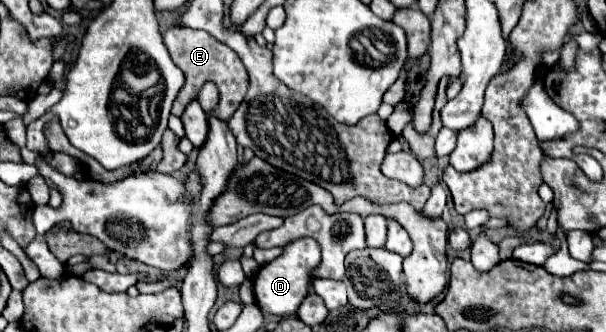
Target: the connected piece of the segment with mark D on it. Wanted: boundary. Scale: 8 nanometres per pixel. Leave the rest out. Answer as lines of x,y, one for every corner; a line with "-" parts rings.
298,238
296,242
288,242
282,248
282,256
278,256
274,262
268,262
266,266
260,266
260,270
252,278
258,308
276,316
294,316
298,312
298,306
304,302
308,288
312,286
312,270
318,268
320,260
322,256
318,250
318,242
314,242
312,238

